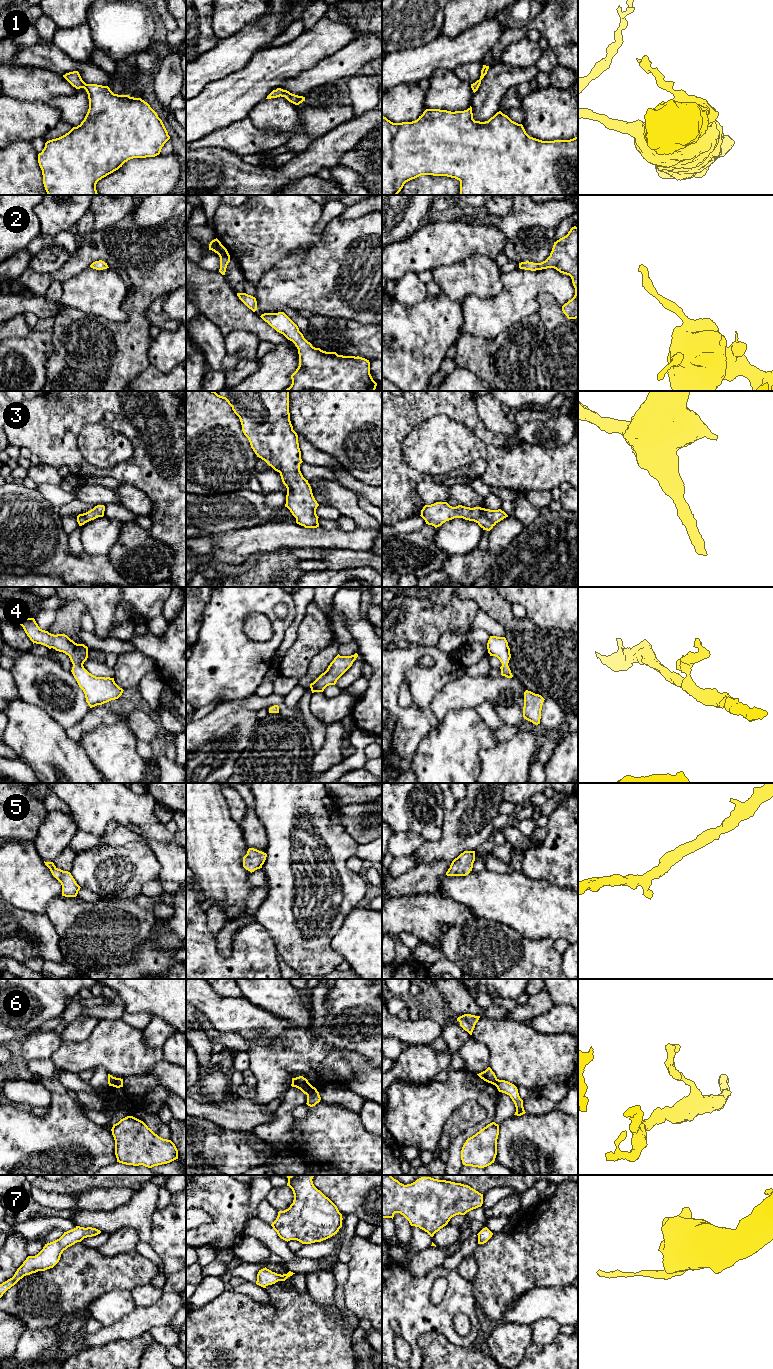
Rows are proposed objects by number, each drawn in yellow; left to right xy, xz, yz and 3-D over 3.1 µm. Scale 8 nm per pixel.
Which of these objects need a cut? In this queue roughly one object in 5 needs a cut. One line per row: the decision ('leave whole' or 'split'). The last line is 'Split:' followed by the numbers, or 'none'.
1: leave whole
2: leave whole
3: leave whole
4: leave whole
5: leave whole
6: split
7: leave whole
Split: 6

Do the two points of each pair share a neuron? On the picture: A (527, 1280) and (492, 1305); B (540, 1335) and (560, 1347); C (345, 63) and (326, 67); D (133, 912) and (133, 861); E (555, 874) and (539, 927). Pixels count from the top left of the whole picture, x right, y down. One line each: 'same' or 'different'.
A: same
B: different
C: same
D: different
E: different

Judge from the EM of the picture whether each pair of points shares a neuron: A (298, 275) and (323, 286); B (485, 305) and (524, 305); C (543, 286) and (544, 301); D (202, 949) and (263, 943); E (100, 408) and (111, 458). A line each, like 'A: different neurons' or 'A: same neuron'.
A: same neuron
B: same neuron
C: different neurons
D: same neuron
E: different neurons

